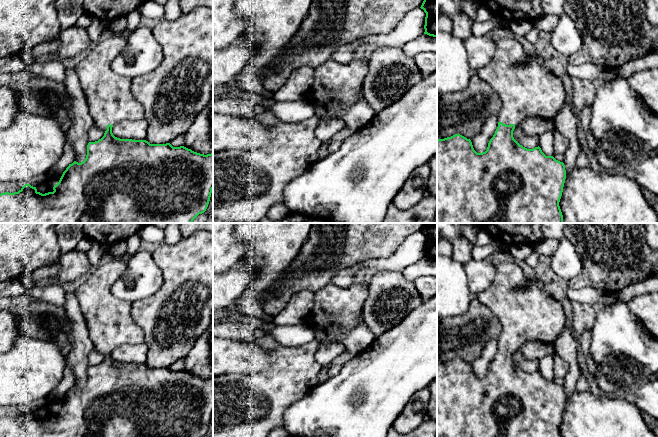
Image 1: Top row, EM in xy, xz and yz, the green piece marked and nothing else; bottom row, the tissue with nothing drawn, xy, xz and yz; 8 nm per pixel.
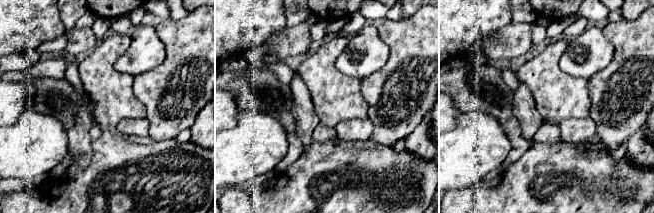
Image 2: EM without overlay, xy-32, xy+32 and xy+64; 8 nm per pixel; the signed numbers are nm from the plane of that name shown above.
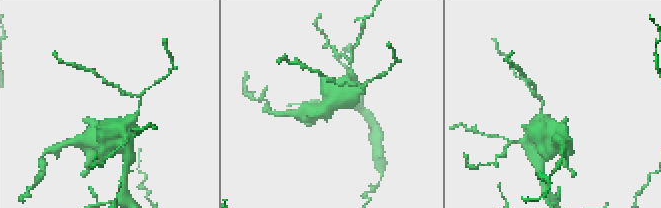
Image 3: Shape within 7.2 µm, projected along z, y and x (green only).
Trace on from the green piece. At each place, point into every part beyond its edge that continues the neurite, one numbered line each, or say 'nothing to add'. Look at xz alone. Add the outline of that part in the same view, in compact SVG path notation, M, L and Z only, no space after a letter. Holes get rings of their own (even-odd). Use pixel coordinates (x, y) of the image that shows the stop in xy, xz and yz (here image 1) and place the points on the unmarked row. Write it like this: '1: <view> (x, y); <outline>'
nothing to add

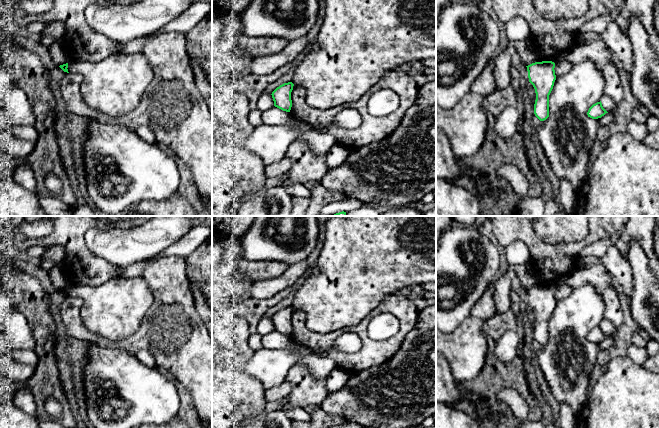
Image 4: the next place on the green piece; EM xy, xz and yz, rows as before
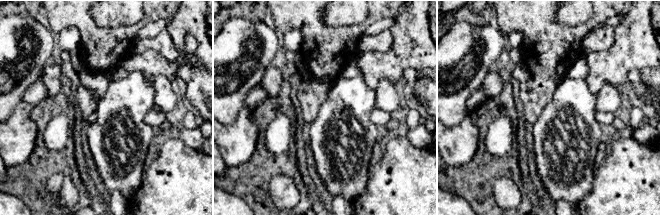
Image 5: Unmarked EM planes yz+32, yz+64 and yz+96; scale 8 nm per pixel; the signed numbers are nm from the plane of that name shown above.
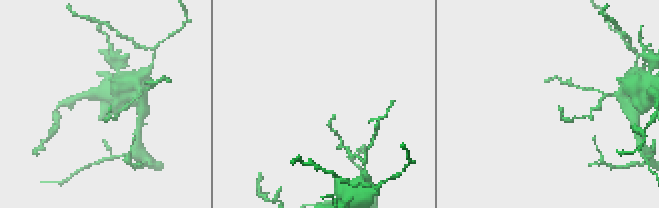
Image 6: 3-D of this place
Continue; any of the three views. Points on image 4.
nothing to add

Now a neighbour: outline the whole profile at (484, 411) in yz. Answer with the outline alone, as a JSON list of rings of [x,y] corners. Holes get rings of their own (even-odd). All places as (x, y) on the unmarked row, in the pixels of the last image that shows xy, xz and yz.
[[[474,394],[470,396],[470,400],[474,403],[478,414],[482,418],[492,418],[494,415],[497,415],[498,418],[501,418],[502,416],[510,417],[510,414],[505,408],[498,408],[495,412],[493,412],[487,405],[486,405],[486,398]]]

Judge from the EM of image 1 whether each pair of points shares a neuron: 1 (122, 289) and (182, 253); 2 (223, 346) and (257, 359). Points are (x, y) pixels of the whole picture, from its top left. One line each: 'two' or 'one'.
1: two
2: one

